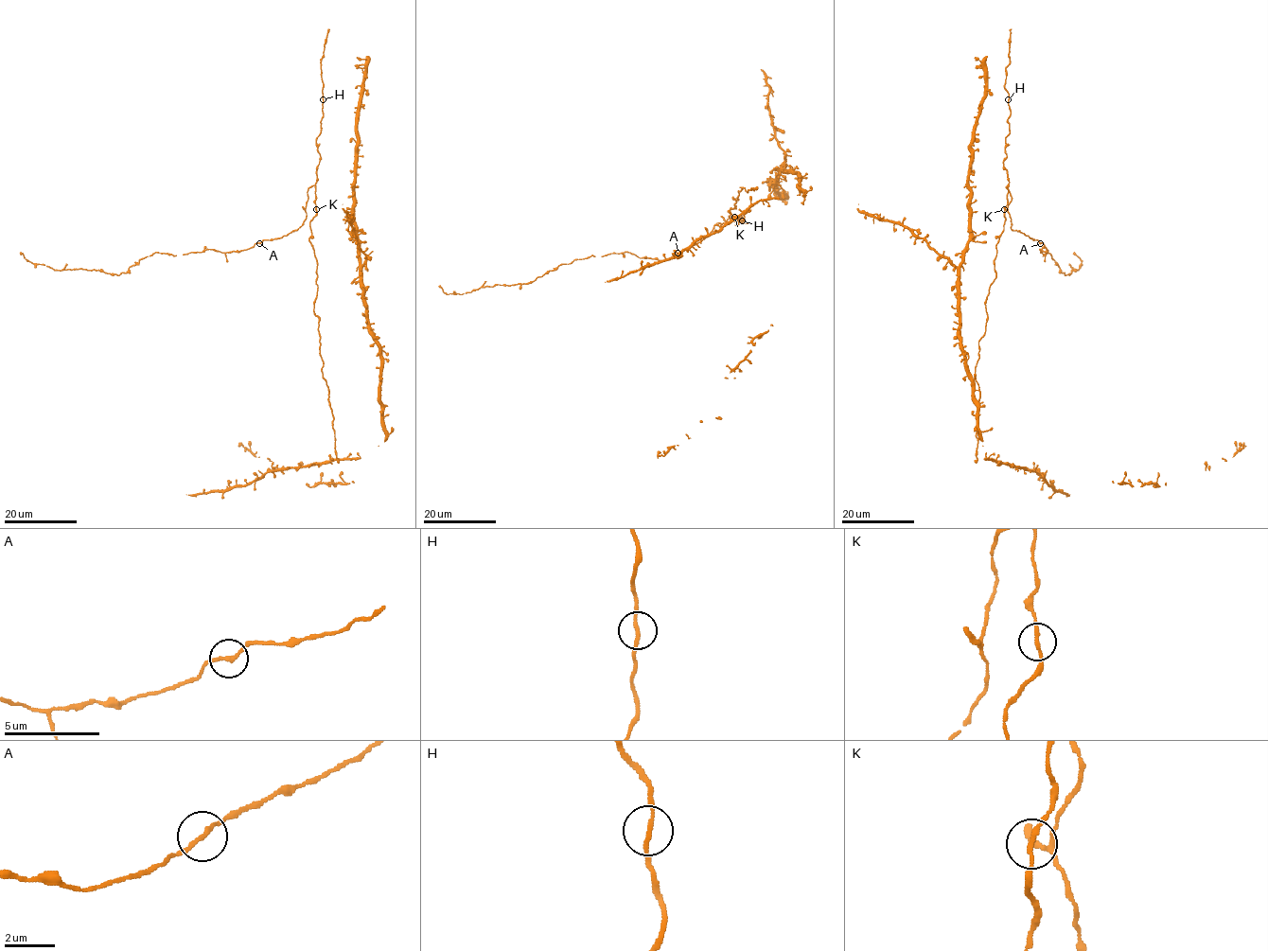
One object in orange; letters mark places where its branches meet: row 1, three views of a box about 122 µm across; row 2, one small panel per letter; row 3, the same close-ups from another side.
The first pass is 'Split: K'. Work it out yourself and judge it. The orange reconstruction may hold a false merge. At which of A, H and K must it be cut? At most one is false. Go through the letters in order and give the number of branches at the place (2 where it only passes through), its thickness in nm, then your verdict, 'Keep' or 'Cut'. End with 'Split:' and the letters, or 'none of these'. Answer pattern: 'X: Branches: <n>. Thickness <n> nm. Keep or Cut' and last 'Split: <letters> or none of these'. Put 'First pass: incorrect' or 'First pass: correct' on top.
First pass: incorrect
A: Branches: 2. Thickness 170 nm. Keep
H: Branches: 2. Thickness 170 nm. Keep
K: Branches: 2. Thickness 170 nm. Keep
Split: none of these

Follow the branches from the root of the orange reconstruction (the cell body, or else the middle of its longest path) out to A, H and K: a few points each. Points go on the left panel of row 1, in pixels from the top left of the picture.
A: (323, 362), (314, 312), (317, 262), (309, 240), (316, 213), (314, 185), (308, 190), (303, 224), (259, 243)
H: (323, 362), (314, 312), (317, 262), (309, 240), (316, 213), (320, 153), (316, 138), (323, 99)
K: (323, 362), (318, 318), (314, 312), (317, 262), (309, 240), (310, 222), (316, 209)

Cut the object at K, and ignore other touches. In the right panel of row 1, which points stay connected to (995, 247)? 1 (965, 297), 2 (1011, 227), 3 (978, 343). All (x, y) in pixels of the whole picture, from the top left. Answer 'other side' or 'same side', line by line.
1: other side
2: other side
3: same side

